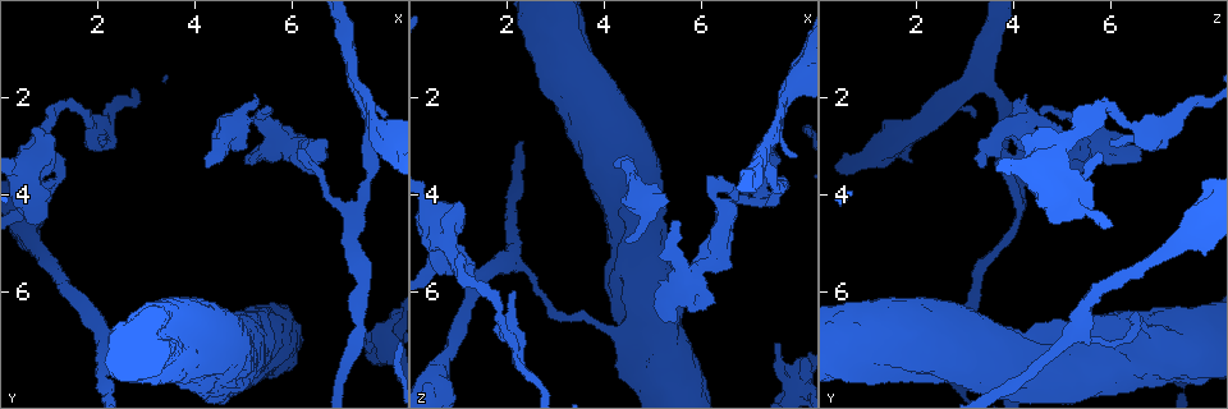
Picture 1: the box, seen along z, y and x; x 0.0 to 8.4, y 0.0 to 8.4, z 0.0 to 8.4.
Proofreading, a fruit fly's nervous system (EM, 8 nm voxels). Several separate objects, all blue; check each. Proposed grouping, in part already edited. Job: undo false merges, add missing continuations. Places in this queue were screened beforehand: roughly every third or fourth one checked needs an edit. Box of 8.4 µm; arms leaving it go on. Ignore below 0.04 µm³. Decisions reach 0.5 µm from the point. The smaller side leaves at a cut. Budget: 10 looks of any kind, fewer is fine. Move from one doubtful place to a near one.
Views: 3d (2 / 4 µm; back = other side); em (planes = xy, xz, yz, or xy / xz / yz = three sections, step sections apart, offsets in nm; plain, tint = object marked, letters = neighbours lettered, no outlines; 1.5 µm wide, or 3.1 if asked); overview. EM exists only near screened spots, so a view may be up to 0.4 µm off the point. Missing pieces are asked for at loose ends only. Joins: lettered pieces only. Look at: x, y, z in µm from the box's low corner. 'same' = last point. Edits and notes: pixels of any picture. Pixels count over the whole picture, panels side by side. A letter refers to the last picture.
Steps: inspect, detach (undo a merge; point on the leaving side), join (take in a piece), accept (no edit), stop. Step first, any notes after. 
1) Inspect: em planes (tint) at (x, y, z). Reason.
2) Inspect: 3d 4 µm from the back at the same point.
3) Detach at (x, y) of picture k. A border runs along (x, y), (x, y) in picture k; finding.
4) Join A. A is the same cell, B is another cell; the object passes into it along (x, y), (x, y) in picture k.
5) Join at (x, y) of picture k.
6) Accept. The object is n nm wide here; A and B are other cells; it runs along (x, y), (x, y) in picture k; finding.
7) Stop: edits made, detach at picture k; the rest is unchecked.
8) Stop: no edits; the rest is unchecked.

Inspect: 3d 2 µm at (4.25, 3.40, 3.45). Branch stops here.

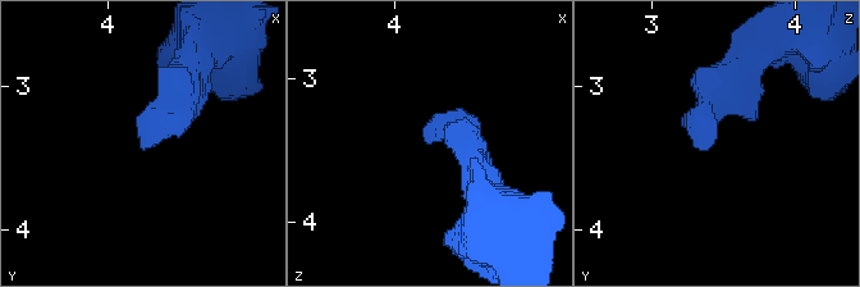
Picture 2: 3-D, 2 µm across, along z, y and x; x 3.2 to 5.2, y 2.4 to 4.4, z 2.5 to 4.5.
Inspect: em planes (plain) at (4.26, 3.42, 3.38).

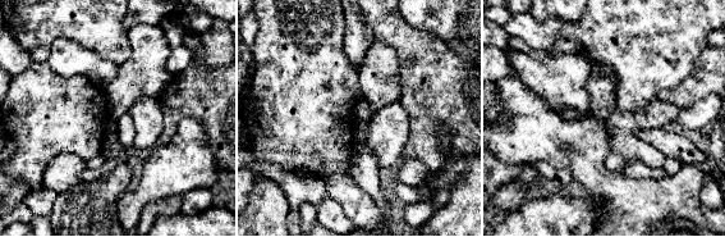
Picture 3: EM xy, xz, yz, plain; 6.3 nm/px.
Inspect: em planes (letters) at the same point. See the neighbours.

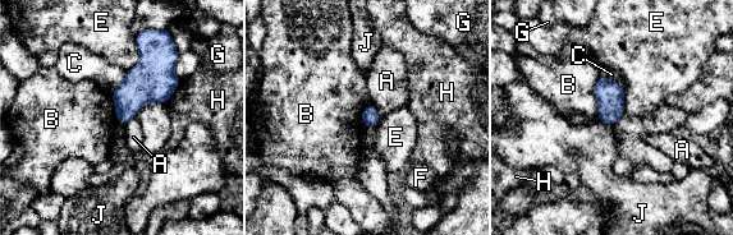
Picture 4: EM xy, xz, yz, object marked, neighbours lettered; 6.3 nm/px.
Accept. A, B, C, E, F, G, H and J are other cells; none of them fits.

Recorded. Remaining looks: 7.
Inspect: 3d 2 µm at (1.50, 2.10, 5.90).

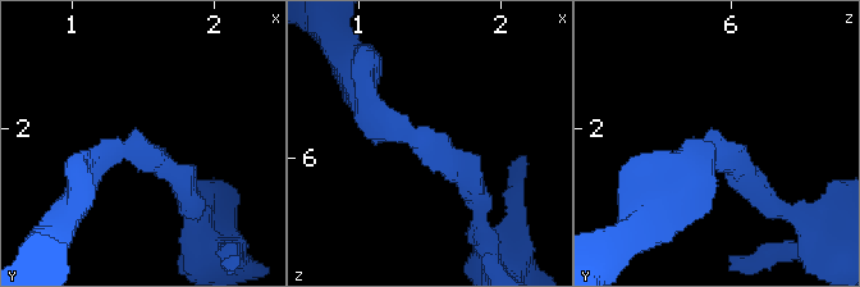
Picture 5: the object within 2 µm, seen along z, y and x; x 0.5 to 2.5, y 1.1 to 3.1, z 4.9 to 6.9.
Inspect: em xz step 8 (tint) at (1.46, 2.14, 5.88). The arms are 170, 220 nm wide; shape alone is not enough.

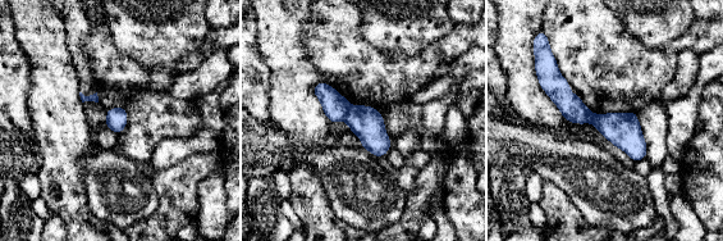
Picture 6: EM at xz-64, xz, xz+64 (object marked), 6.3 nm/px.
Inspect: em xy step 4 (letters) at the same point. Cut it another way.

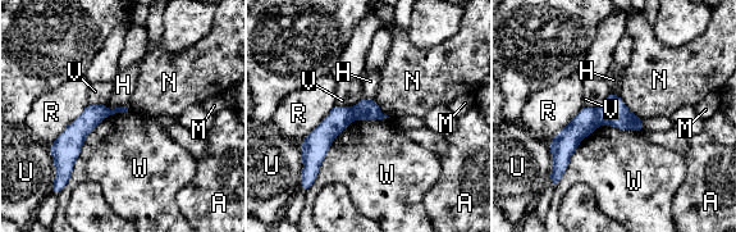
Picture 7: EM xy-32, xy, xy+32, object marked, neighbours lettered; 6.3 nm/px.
Detach at (612, 112) of picture 7. The longest contact is with W, 650 nm; A, H, M, N, R, U, V and W are other cells; a border runs along (595, 109), (599, 123) in picture 7; a second cell is stuck on.

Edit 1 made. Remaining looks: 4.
Inspect: overview.

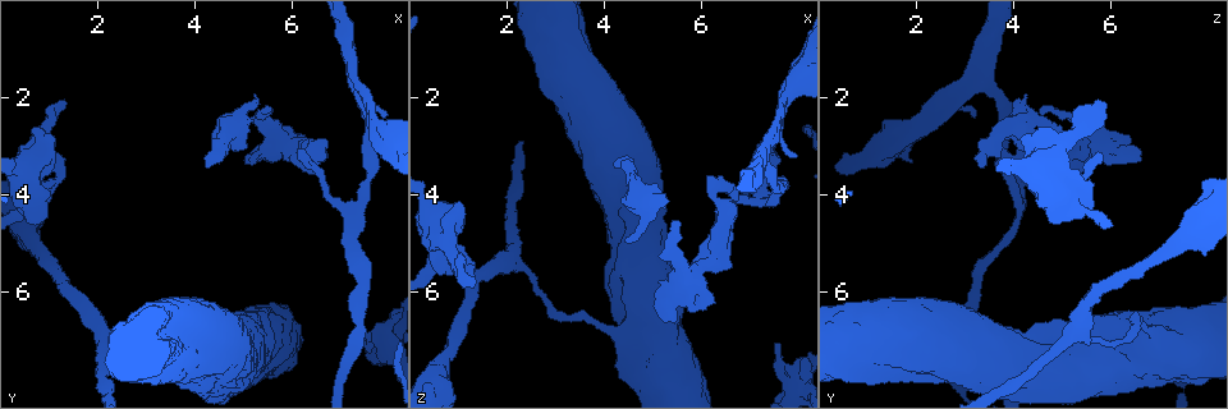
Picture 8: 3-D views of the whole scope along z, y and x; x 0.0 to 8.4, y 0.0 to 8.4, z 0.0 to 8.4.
Inspect: 3d 2 µm at (6.25, 2.85, 6.20). Free end.

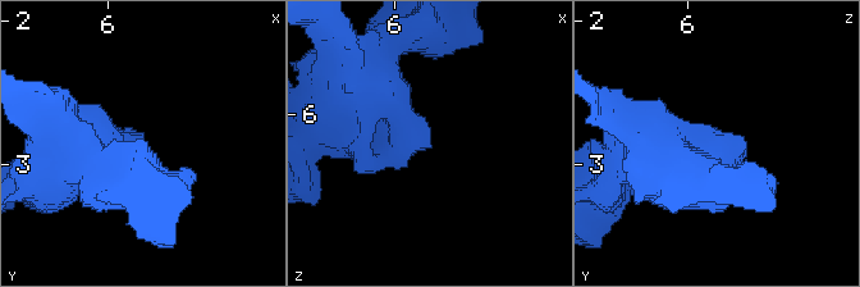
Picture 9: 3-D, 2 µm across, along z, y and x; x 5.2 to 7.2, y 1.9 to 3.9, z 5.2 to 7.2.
Inspect: em planes (letters) at (6.26, 2.82, 6.22). Need the tissue.

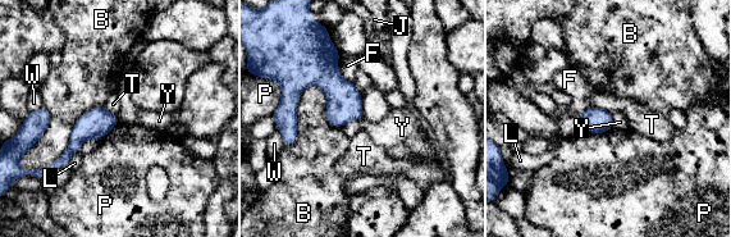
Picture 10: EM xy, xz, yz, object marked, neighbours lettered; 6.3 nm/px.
Accept. B, F, J, L, P, T, W and Y are other cells; a border runs along (362, 118), (348, 121), (342, 127) in picture 10; no lettered piece goes on from it.

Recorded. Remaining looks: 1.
Inspect: em planes (letters) at (7.50, 6.85, 7.00). An open end.

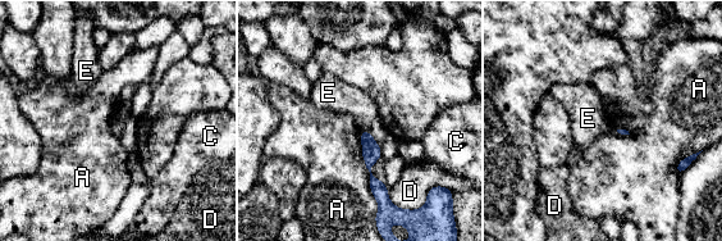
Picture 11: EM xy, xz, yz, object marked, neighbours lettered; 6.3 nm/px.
Accept. A, C, D and E are other cells; a border runs along (361, 130), (368, 131) in picture 11; no lettered piece goes on from it.

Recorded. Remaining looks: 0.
Stop: edits made, detach at picture 7; the rest is unchecked.

